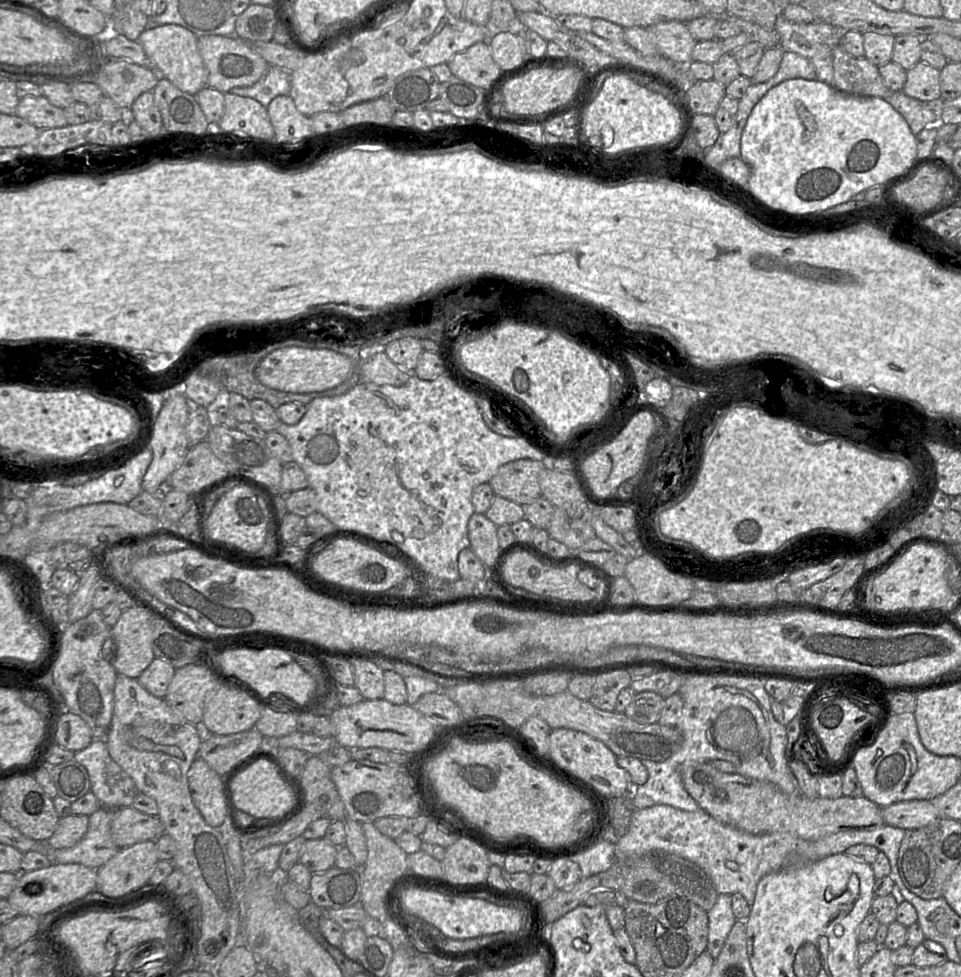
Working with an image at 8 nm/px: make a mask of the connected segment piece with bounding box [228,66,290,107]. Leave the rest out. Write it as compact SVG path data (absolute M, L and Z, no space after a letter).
M270 66L266 73L252 86L236 87L230 94L255 99L264 107L277 96L290 92L290 73L275 66Z

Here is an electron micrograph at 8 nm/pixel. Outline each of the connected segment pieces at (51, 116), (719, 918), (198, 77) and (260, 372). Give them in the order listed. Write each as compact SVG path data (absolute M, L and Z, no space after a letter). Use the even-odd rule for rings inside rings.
M42 95L20 99L16 115L39 130L68 125L64 109L52 105Z
M719 894L715 905L707 913L709 920L707 951L716 960L737 921L731 906L731 895Z
M176 24L160 25L145 29L138 41L157 67L158 74L181 91L195 95L207 85L207 70L198 50L198 37L190 30Z
M286 347L274 350L264 357L255 369L255 376L263 385L272 389L289 393L310 393L334 388L356 372L354 361L336 351Z

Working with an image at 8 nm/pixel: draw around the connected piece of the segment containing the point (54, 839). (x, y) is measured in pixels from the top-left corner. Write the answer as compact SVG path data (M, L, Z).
M70 814L60 818L54 834L47 840L53 849L71 848L76 845L88 830L89 816Z

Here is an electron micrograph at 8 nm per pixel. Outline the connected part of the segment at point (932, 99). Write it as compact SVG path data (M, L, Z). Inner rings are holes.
M919 61L906 71L903 93L927 104L938 103L941 99L940 70Z

